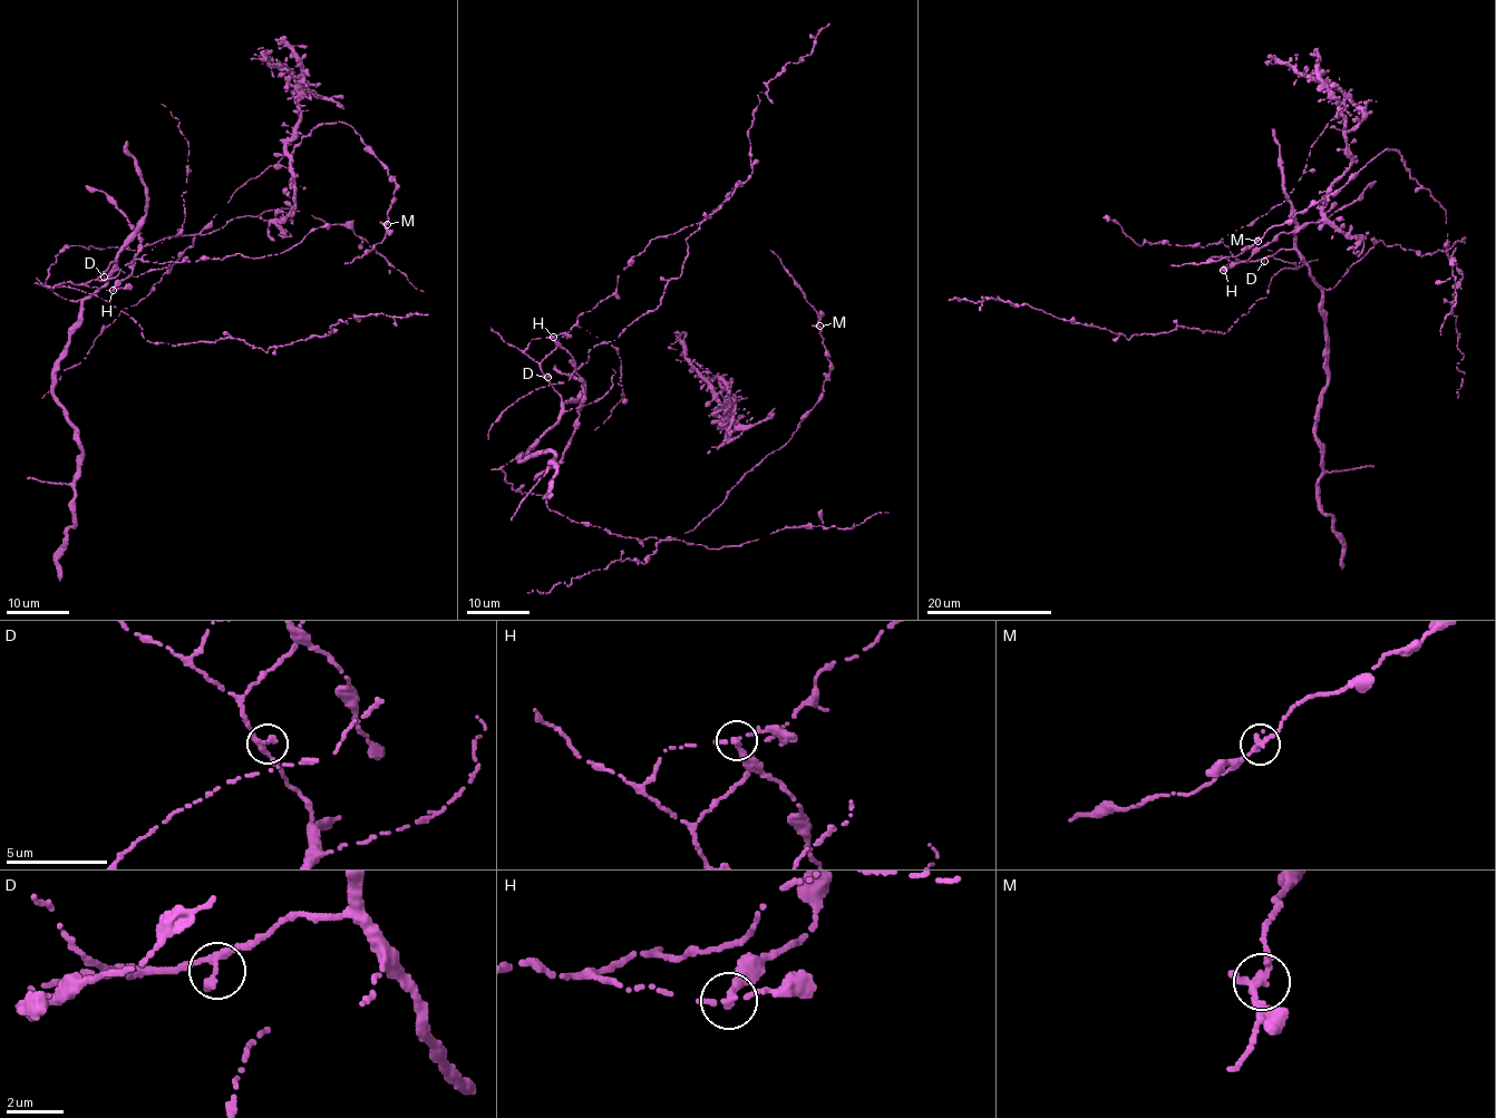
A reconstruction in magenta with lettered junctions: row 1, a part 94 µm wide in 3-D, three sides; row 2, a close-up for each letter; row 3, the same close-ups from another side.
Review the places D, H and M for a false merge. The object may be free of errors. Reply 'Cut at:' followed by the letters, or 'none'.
Cut at: H

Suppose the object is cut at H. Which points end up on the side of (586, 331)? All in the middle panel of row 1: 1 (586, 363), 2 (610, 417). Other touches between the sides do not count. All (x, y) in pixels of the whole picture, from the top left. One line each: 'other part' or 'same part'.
1: same part
2: same part

